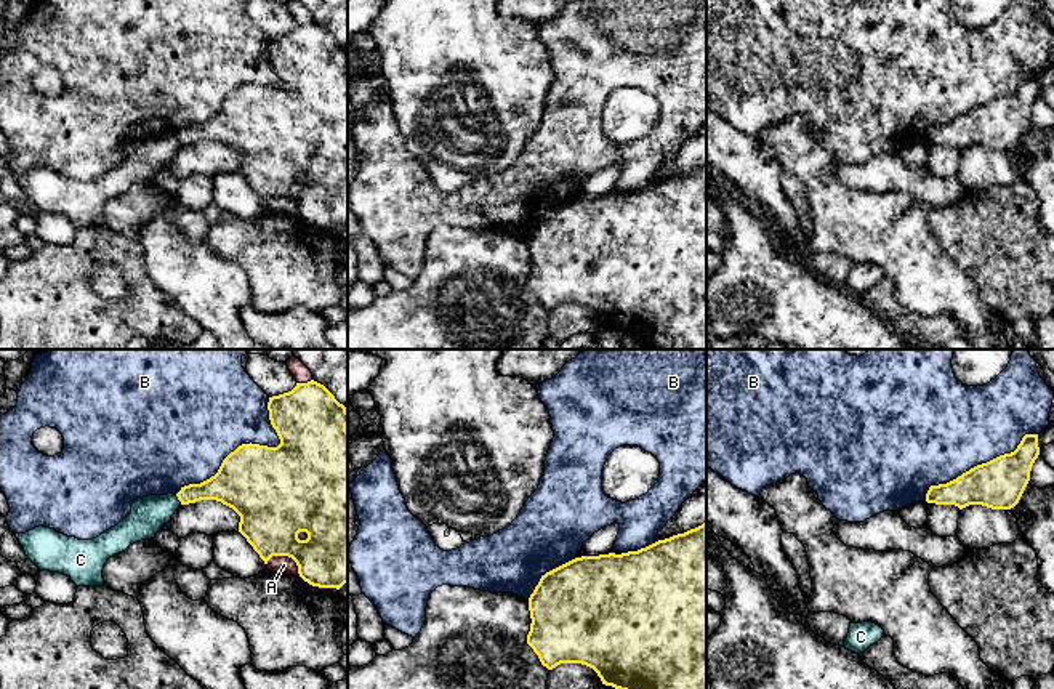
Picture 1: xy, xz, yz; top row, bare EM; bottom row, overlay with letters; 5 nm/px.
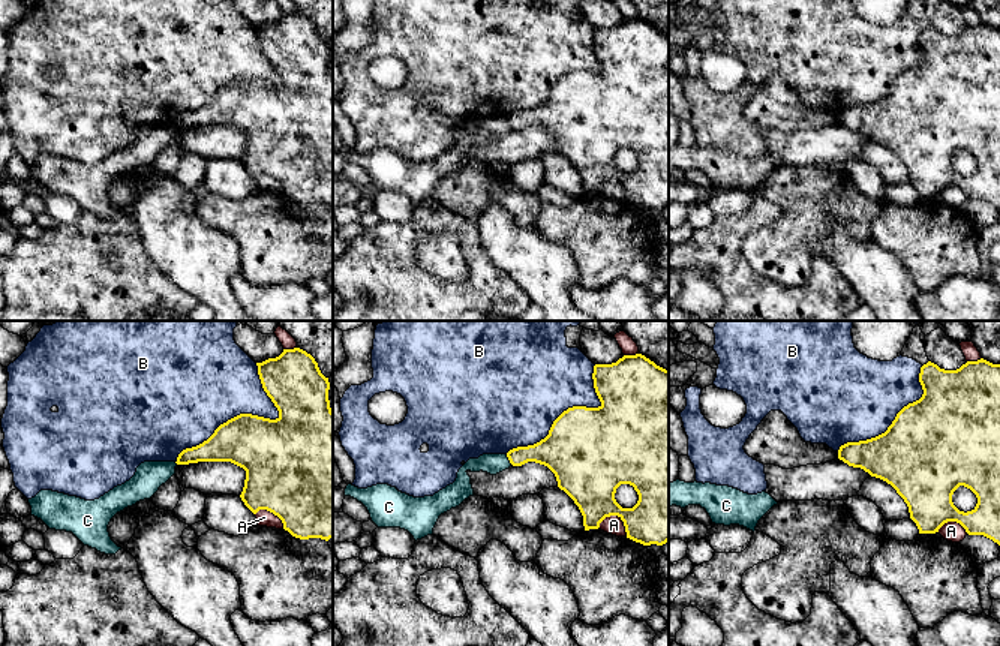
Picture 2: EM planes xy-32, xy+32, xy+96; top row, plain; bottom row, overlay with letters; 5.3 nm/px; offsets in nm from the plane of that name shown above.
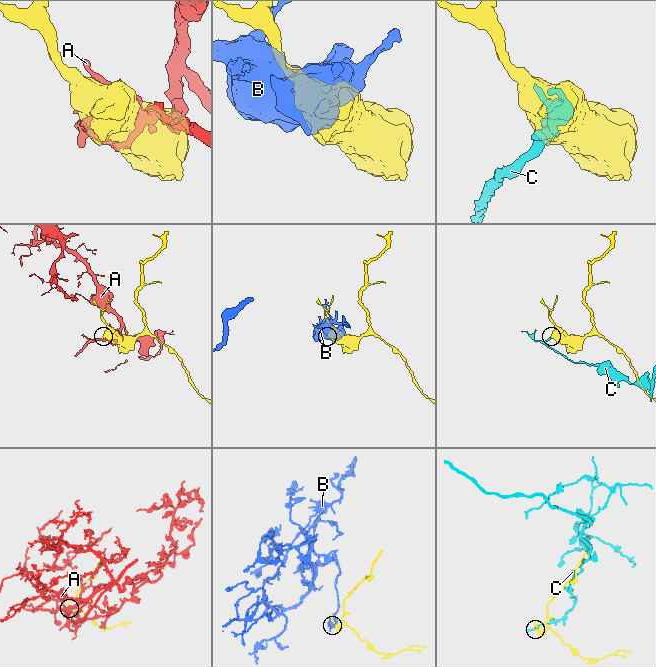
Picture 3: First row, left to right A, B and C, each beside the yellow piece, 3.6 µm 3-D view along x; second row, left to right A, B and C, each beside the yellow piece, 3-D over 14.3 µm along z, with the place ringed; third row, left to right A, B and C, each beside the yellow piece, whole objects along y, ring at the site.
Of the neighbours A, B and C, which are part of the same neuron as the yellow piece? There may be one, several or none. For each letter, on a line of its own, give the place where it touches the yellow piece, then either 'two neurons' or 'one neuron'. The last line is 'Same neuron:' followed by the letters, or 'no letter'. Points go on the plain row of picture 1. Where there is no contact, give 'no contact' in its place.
A: xy (287, 196) | two neurons
B: xy (247, 85) | two neurons
C: xy (178, 140) | two neurons
Same neuron: no letter

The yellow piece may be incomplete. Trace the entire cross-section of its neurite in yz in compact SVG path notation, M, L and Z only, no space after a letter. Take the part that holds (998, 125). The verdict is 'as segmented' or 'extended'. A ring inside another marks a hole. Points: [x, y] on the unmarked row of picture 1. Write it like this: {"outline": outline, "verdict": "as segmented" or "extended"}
{"outline": "M1025 75L1014 93L977 106L947 125L931 127L926 143L959 151L969 146L1011 151L1027 128L1038 96L1038 75Z", "verdict": "as segmented"}

